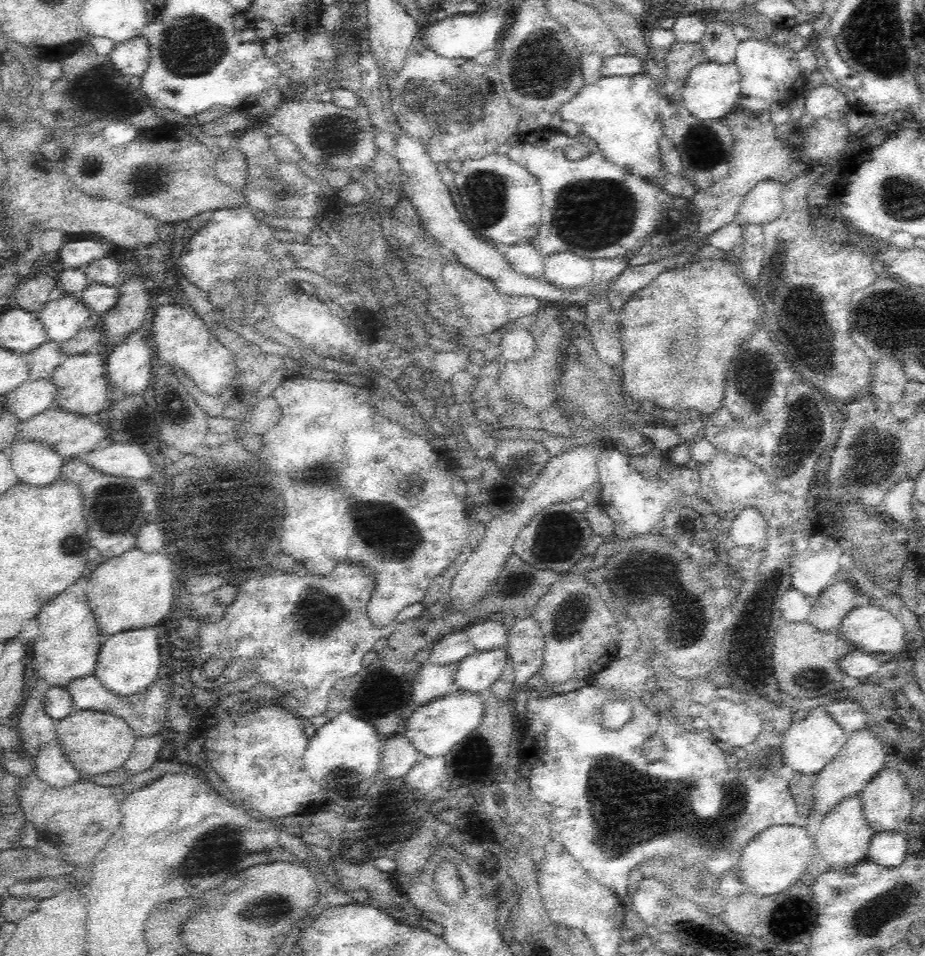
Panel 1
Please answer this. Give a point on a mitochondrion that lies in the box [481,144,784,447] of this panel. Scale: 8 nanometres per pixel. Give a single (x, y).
(591, 214)

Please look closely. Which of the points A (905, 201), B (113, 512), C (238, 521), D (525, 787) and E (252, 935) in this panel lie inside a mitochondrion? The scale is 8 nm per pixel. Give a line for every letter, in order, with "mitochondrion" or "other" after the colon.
A: mitochondrion
B: mitochondrion
C: mitochondrion
D: other
E: other

